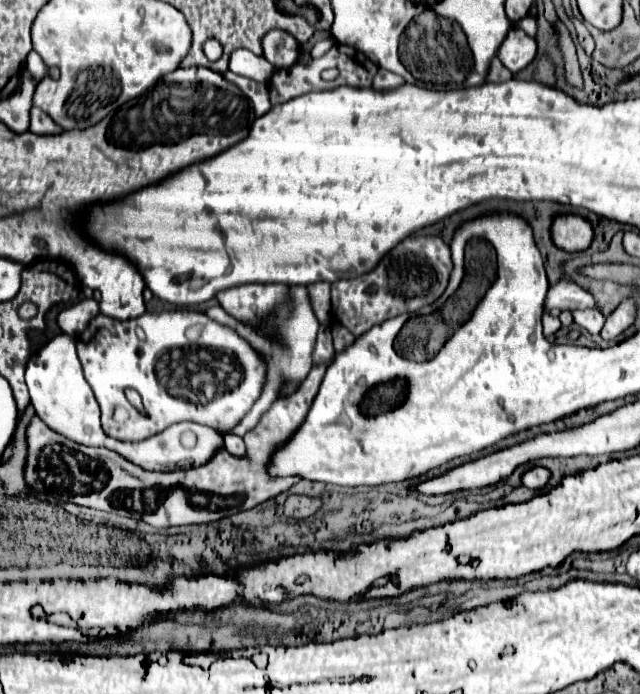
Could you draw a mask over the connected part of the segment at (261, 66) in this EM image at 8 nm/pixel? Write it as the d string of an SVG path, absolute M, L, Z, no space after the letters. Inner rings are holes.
M236 49L230 55L230 71L238 73L242 77L266 83L268 73L272 73L272 69L274 69L274 65L270 65L264 57L256 57L248 49Z

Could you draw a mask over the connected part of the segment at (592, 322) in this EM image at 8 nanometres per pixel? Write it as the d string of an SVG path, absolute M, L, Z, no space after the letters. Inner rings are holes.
M584 309L584 311L572 311L572 313L574 313L574 323L594 335L600 333L600 329L606 321L606 317L596 309Z

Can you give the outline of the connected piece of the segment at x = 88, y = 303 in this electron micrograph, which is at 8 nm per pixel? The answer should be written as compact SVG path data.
M84 299L58 315L58 325L72 337L78 337L88 323L98 315L98 303L94 299Z

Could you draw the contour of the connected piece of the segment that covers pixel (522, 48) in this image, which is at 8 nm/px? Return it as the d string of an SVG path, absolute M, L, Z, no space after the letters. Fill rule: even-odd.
M510 29L506 39L498 49L498 59L504 67L508 67L514 75L528 67L536 55L536 41L528 37L522 29Z

